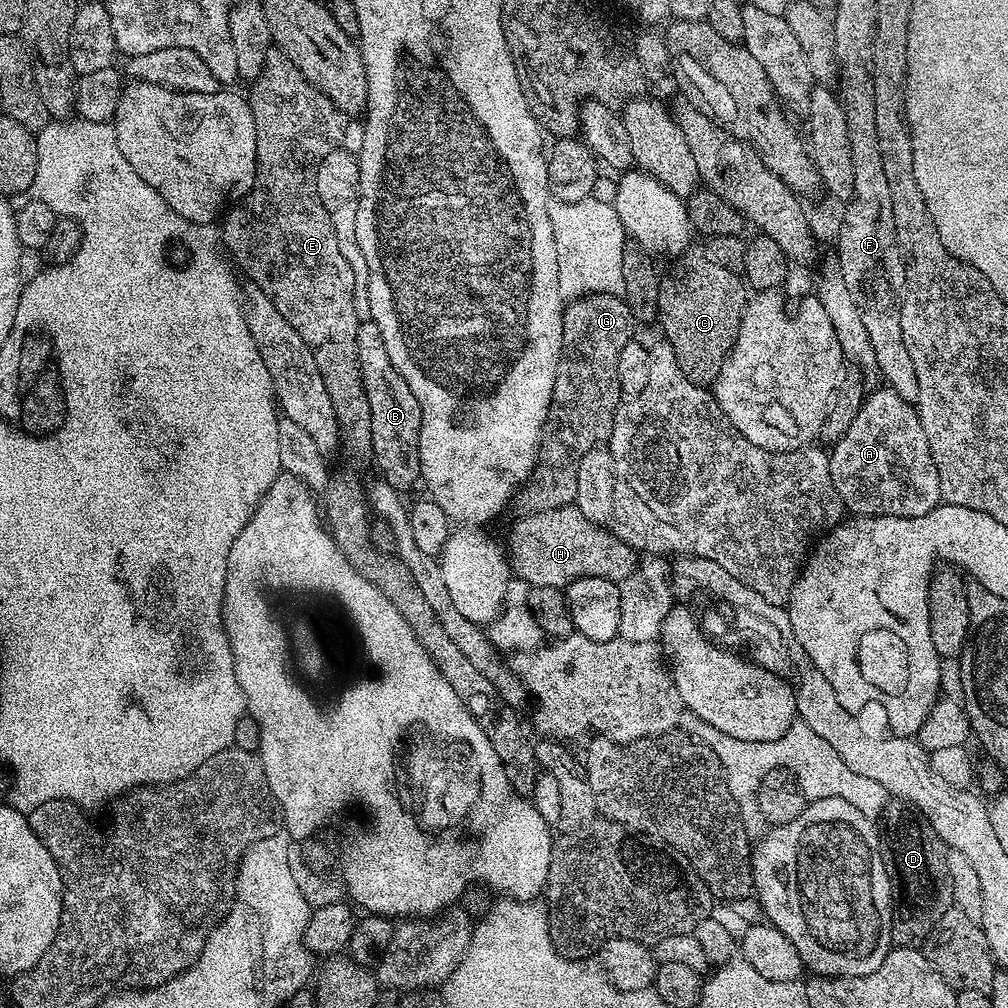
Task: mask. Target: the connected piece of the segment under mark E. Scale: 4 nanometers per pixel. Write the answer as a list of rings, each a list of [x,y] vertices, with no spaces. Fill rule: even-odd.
[[[272,50],[268,53],[268,60],[265,62],[264,69],[256,80],[251,81],[250,88],[252,88],[250,103],[252,117],[254,118],[254,130],[256,131],[256,181],[252,189],[244,195],[243,200],[227,209],[226,215],[223,217],[223,220],[225,219],[224,244],[228,247],[229,254],[240,263],[241,269],[239,268],[239,271],[241,273],[244,271],[248,275],[247,279],[251,283],[257,284],[270,298],[270,302],[274,302],[274,306],[278,306],[278,314],[282,314],[282,318],[286,318],[286,322],[290,322],[290,326],[294,326],[294,330],[298,330],[302,342],[306,342],[306,346],[314,354],[314,362],[318,362],[318,370],[322,374],[322,382],[326,382],[330,402],[334,402],[334,414],[338,418],[343,447],[345,449],[348,447],[352,452],[368,454],[372,451],[370,402],[366,398],[366,390],[362,386],[360,367],[358,366],[356,331],[361,321],[354,310],[354,270],[350,270],[350,262],[346,262],[346,258],[342,258],[342,250],[338,250],[338,234],[332,225],[332,212],[324,205],[322,198],[318,198],[318,190],[316,189],[318,166],[322,166],[322,158],[326,158],[326,154],[330,154],[330,150],[341,147],[345,143],[344,135],[350,120],[330,98],[326,98],[326,94],[322,94],[322,90],[318,90],[311,81],[303,76],[298,70],[298,66],[294,66],[294,62],[290,62],[290,58],[286,58],[283,52],[279,50]]]

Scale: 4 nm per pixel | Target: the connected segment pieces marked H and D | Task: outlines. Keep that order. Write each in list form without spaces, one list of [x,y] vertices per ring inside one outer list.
[[[567,504],[554,510],[524,514],[524,517],[516,524],[516,537],[512,540],[512,552],[510,548],[510,564],[515,575],[521,576],[528,586],[554,587],[564,590],[569,584],[584,576],[623,582],[637,568],[638,556],[632,547],[617,538],[615,532],[588,521],[575,504]]]
[[[889,799],[878,818],[878,831],[880,853],[892,887],[892,943],[897,948],[920,948],[938,918],[953,907],[950,866],[946,866],[949,847],[908,800]]]

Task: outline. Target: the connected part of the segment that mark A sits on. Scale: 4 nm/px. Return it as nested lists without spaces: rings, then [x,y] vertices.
[[[880,386],[877,392],[869,391],[864,397],[864,404],[858,410],[857,417],[850,424],[849,430],[842,435],[840,441],[831,445],[828,457],[830,466],[830,478],[834,482],[834,490],[838,490],[840,501],[852,516],[897,516],[898,518],[918,518],[928,512],[933,512],[937,504],[941,503],[940,483],[938,482],[938,470],[934,466],[934,458],[930,454],[930,446],[926,442],[926,430],[922,430],[922,422],[916,413],[913,401],[902,399],[894,389]]]

